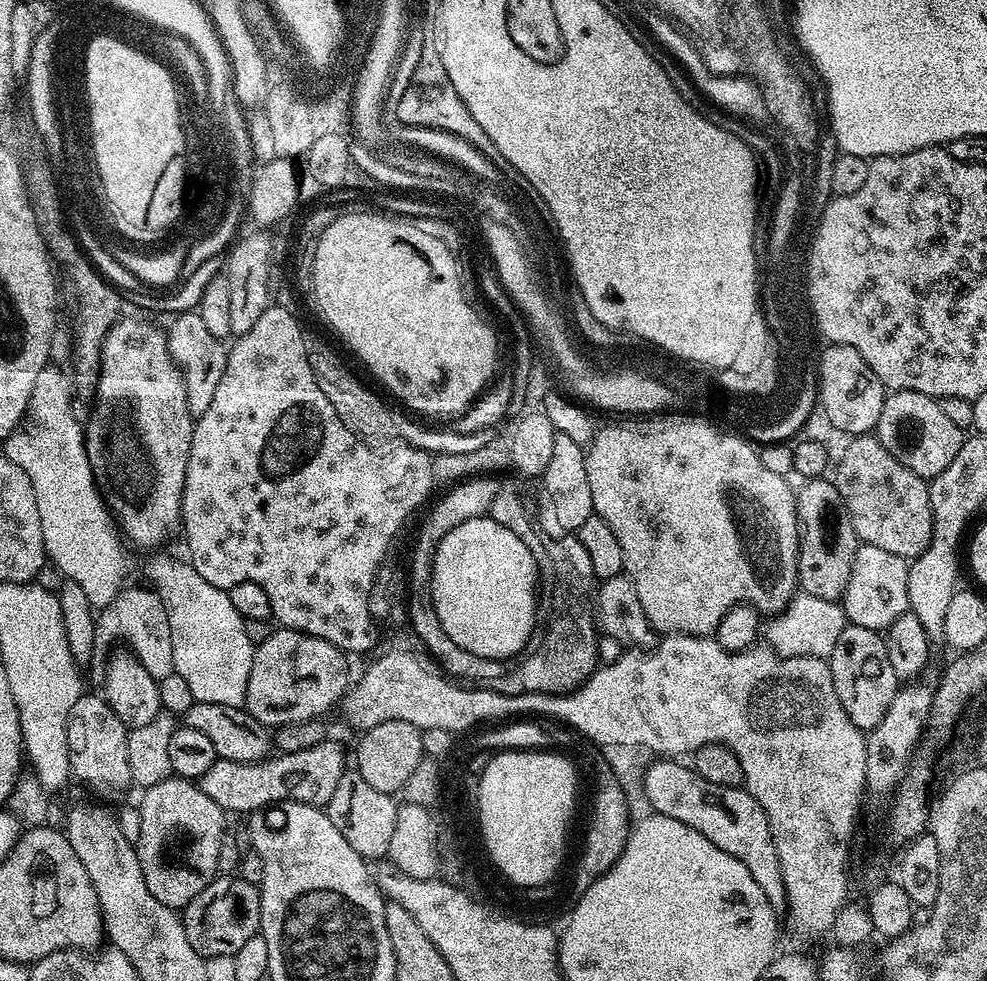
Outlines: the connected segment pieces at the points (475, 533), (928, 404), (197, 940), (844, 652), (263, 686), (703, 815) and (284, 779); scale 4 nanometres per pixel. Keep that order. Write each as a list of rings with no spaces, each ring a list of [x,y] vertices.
[[[487,515],[466,521],[456,529],[451,530],[450,533],[446,534],[446,536],[441,539],[433,558],[430,601],[438,616],[438,620],[442,624],[442,630],[444,630],[462,650],[466,650],[474,656],[481,656],[481,658],[486,660],[508,662],[511,656],[517,655],[516,657],[519,657],[521,653],[523,653],[529,638],[534,635],[535,628],[532,627],[536,624],[536,588],[538,589],[536,563],[530,554],[530,550],[526,550],[522,538],[518,538],[518,534],[510,534],[510,530],[506,530],[506,526],[502,526],[498,521],[489,518]]]
[[[889,391],[884,397],[882,414],[878,414],[878,422],[874,435],[880,444],[895,460],[915,476],[931,478],[942,474],[950,462],[958,454],[966,436],[961,428],[954,426],[946,414],[942,414],[940,400],[921,392]]]
[[[220,874],[208,887],[201,890],[194,899],[182,909],[182,919],[186,938],[190,946],[198,955],[205,958],[220,956],[219,958],[231,958],[238,950],[242,950],[245,942],[257,935],[260,930],[260,889],[257,885],[246,882],[239,874]]]
[[[845,623],[842,634],[838,634],[838,642],[834,645],[832,655],[827,657],[828,669],[832,671],[834,690],[838,694],[838,702],[842,702],[842,710],[861,730],[871,730],[882,722],[882,718],[890,710],[890,702],[894,702],[898,681],[894,666],[890,666],[888,645],[880,632],[870,630],[866,626]]]
[[[283,626],[277,627],[270,634],[270,638],[266,638],[266,642],[262,642],[255,649],[252,658],[252,669],[250,670],[250,682],[248,683],[248,698],[246,701],[246,711],[248,715],[256,719],[257,724],[263,726],[268,730],[279,730],[286,728],[294,724],[306,724],[310,720],[323,717],[323,712],[328,712],[332,707],[341,703],[342,697],[350,687],[350,679],[348,680],[348,660],[349,657],[345,653],[341,652],[339,648],[336,648],[330,642],[326,642],[322,638],[317,636],[311,636],[305,632],[299,632],[293,628],[285,628]]]
[[[672,758],[657,760],[660,760],[657,764],[649,763],[644,770],[644,790],[653,813],[669,816],[698,830],[710,838],[718,850],[726,850],[726,854],[738,858],[738,862],[750,870],[750,878],[762,886],[762,894],[766,894],[770,906],[783,909],[787,905],[788,895],[784,889],[778,850],[774,846],[772,831],[762,806],[758,806],[756,799],[743,787],[714,786],[714,782],[706,782],[706,778],[699,776],[696,769],[687,763]]]
[[[326,739],[306,750],[280,752],[255,764],[217,758],[198,779],[200,789],[206,798],[214,798],[214,802],[218,802],[218,806],[228,814],[256,814],[271,805],[285,802],[326,806],[346,771],[344,752],[334,740]]]

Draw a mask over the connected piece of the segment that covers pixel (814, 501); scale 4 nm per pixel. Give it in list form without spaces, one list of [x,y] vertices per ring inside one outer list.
[[[831,479],[809,480],[801,485],[796,492],[796,517],[800,519],[799,587],[814,598],[843,601],[858,547],[850,514]]]

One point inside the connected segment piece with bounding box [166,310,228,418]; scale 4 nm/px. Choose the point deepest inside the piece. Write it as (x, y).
(200, 357)

